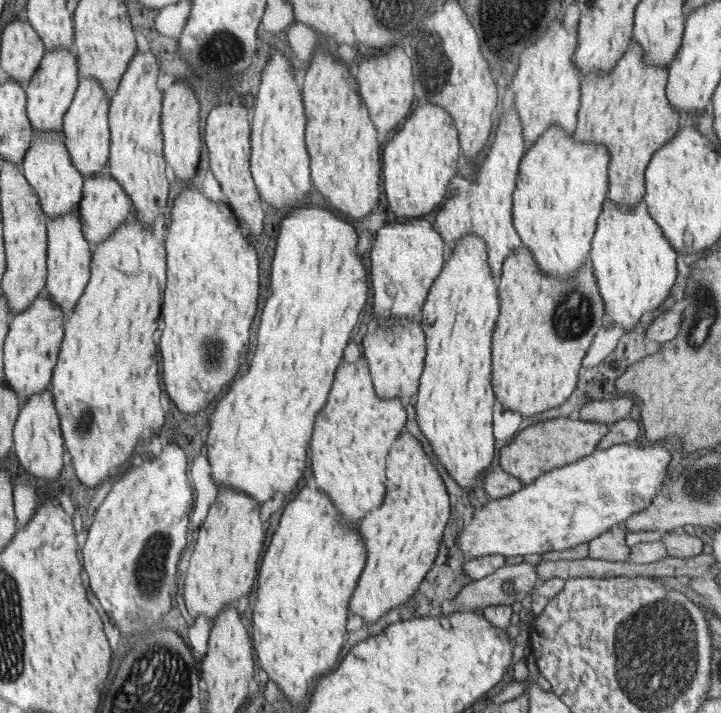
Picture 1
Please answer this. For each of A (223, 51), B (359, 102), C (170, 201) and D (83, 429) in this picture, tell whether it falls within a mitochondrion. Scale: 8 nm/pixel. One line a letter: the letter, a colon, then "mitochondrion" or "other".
A: mitochondrion
B: other
C: other
D: mitochondrion

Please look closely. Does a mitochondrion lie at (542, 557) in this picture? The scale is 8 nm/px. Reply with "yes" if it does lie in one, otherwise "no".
no

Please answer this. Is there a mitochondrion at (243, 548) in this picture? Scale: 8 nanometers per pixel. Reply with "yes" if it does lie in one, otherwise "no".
no

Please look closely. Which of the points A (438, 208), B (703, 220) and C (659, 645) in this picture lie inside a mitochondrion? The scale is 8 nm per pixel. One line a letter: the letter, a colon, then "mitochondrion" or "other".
A: other
B: other
C: mitochondrion

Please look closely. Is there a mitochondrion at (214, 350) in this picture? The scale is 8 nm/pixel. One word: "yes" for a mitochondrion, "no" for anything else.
yes

